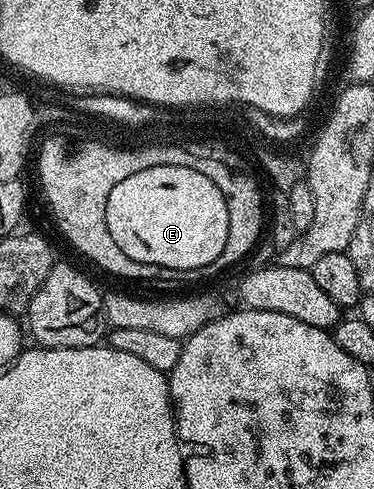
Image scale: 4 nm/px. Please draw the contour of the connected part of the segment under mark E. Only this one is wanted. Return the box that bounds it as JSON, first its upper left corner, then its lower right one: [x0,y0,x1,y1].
[106,164,228,271]

